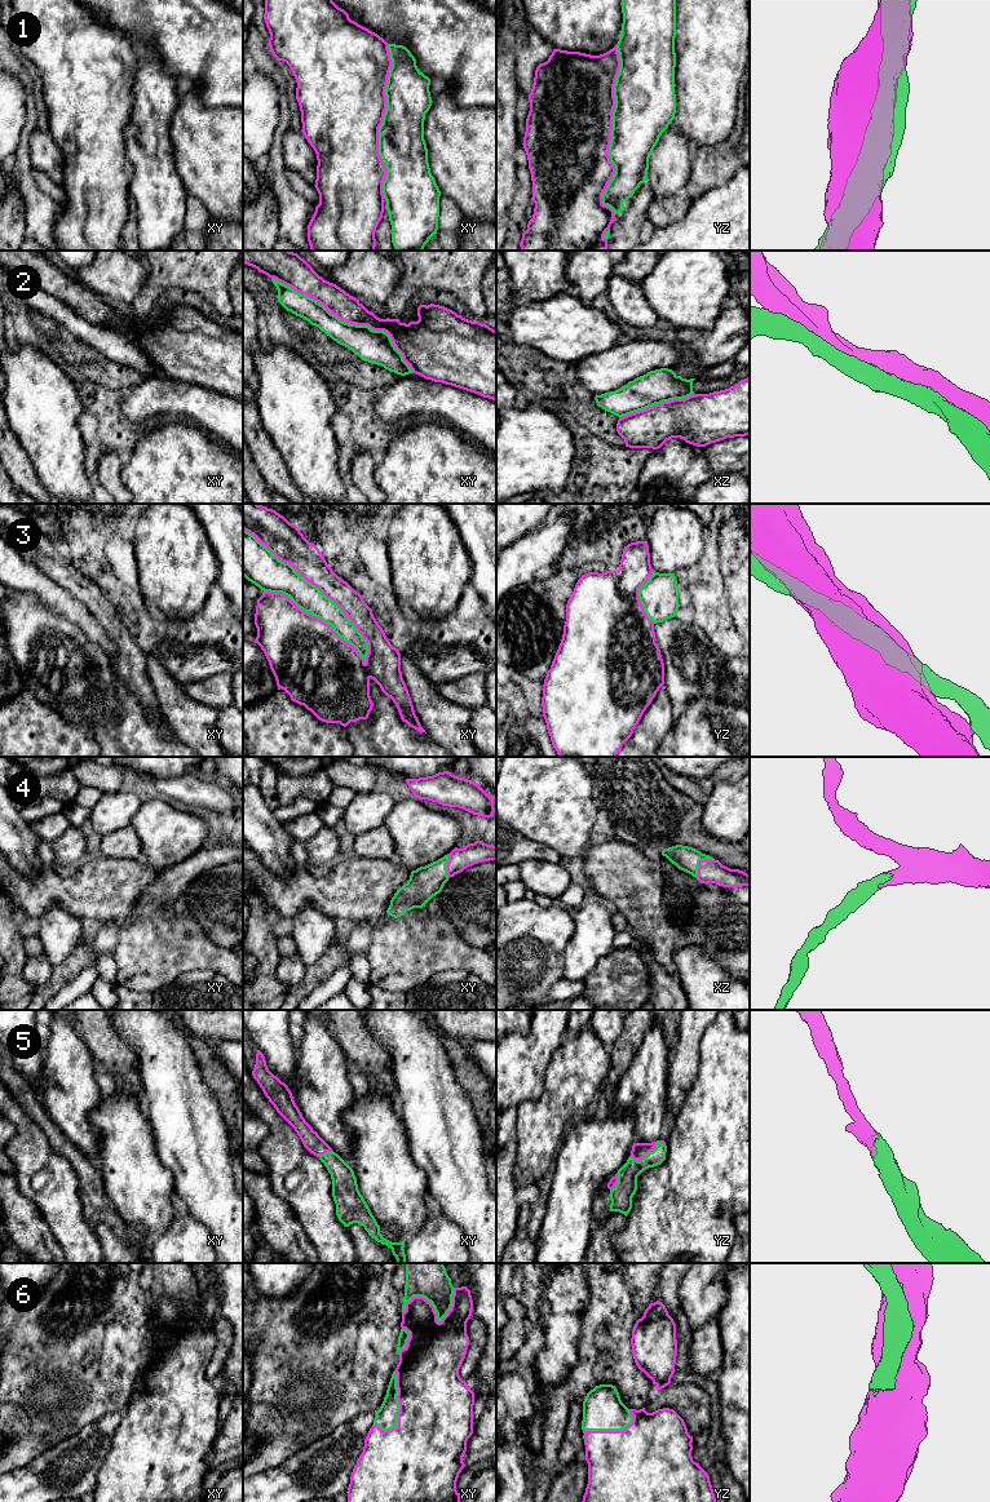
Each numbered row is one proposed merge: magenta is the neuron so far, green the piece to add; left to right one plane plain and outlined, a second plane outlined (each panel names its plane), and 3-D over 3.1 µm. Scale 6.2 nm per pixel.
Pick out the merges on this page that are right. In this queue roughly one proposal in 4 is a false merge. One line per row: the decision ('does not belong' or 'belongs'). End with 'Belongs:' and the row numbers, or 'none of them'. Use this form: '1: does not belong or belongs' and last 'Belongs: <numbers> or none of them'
1: belongs
2: does not belong
3: does not belong
4: belongs
5: belongs
6: belongs
Belongs: 1, 4, 5, 6

